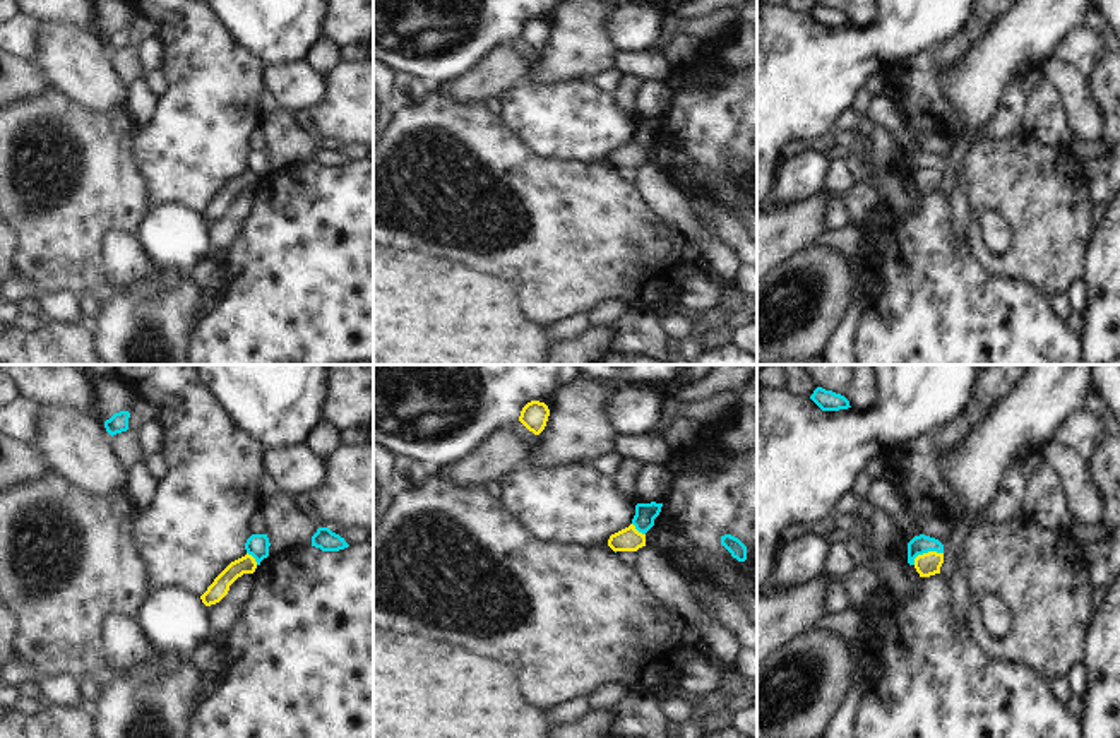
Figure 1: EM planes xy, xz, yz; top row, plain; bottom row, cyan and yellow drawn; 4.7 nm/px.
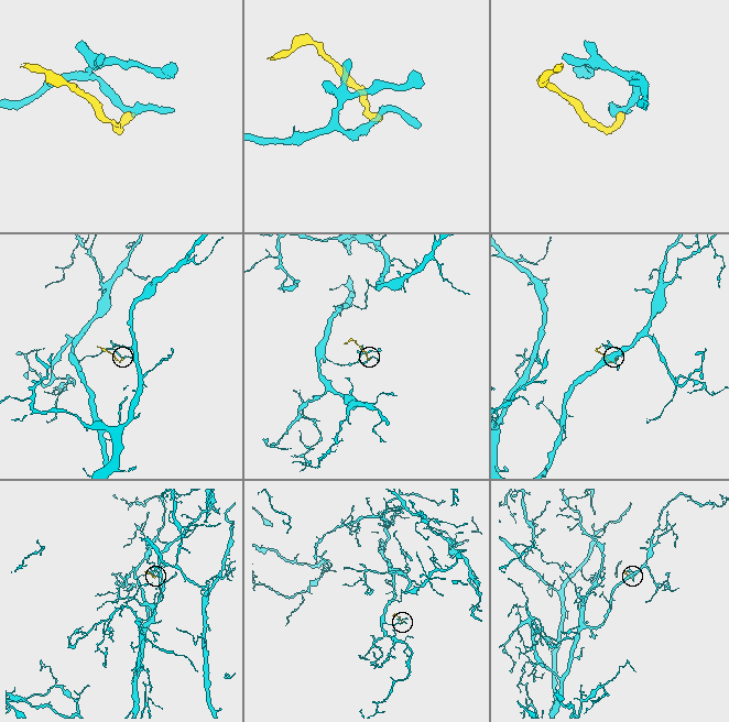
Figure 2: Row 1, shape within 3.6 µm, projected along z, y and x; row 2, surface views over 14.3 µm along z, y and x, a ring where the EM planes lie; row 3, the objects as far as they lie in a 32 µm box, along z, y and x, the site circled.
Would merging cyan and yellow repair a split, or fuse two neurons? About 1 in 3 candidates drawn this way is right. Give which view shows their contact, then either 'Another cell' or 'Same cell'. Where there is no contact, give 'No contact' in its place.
Touches cyan in yz. Another cell

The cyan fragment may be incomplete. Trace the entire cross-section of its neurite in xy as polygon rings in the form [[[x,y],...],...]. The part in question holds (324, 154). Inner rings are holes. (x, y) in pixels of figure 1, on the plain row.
[[[319,144],[312,152],[312,163],[320,164],[322,168],[339,168],[349,161],[339,151],[332,149],[329,144]]]

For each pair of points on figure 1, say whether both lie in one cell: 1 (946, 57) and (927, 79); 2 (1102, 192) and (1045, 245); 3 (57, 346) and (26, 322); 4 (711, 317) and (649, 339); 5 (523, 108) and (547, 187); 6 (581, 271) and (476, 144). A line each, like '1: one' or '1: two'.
1: one
2: two
3: two
4: one
5: two
6: one

